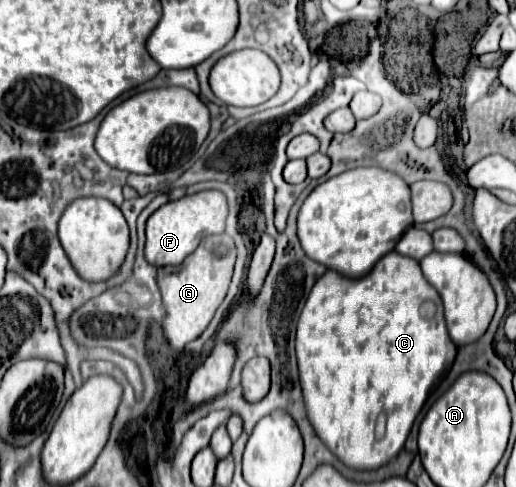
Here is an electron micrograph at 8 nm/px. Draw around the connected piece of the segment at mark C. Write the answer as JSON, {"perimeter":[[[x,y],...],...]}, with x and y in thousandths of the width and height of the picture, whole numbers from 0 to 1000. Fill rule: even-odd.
{"perimeter":[[[758,515],[700,573],[676,573],[649,556],[634,556],[614,573],[576,663],[572,721],[595,856],[614,897],[622,897],[638,926],[672,959],[734,963],[781,922],[797,873],[828,819],[831,795],[874,754],[886,713],[870,696],[855,614],[824,577],[812,540]],[[824,618],[847,626],[843,655],[824,655],[816,647],[816,626]]]}

